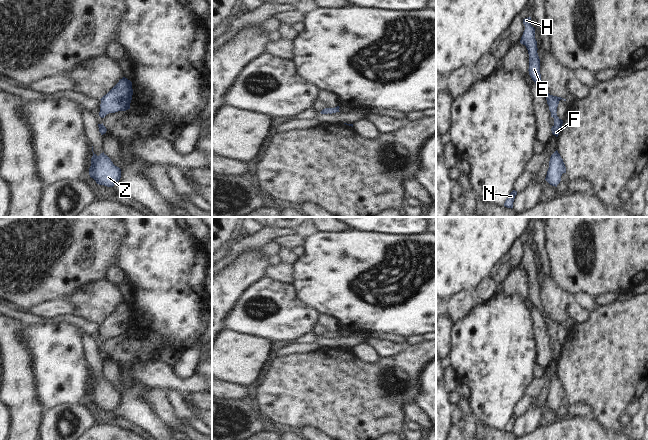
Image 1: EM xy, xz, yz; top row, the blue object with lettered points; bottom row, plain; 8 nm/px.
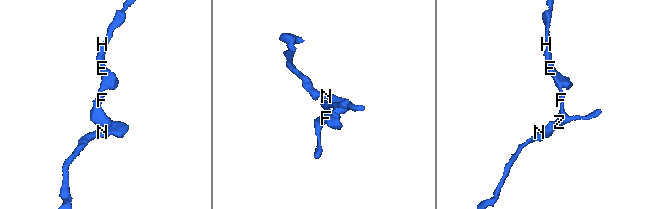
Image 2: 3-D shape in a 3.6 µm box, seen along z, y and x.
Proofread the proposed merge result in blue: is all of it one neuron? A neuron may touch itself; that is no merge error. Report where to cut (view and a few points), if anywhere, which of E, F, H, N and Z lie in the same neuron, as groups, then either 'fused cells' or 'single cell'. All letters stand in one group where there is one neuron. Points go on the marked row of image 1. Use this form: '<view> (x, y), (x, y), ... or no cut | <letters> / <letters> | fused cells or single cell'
no cut | E F H N Z | single cell

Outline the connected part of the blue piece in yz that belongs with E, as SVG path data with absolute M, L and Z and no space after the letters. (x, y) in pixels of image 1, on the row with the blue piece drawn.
M531 17L523 19L523 24L525 26L525 30L523 32L523 35L521 37L520 43L525 45L528 54L529 54L529 75L532 78L532 80L535 82L537 86L539 86L543 92L543 94L546 97L547 104L549 106L549 110L551 112L551 117L554 118L554 125L551 128L552 134L558 137L563 120L561 120L557 116L557 107L559 104L559 101L563 98L550 95L545 86L544 83L541 80L541 74L540 74L540 59L537 53L537 41L535 39L535 28L531 25Z

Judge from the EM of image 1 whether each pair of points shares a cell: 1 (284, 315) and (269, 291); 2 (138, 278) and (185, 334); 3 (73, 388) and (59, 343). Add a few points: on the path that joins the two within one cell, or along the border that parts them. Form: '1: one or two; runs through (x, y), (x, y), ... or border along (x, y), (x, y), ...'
1: one; runs through (282, 309), (273, 297)
2: one; runs through (152, 292), (180, 320)
3: one; runs through (65, 377), (60, 364), (59, 354)

